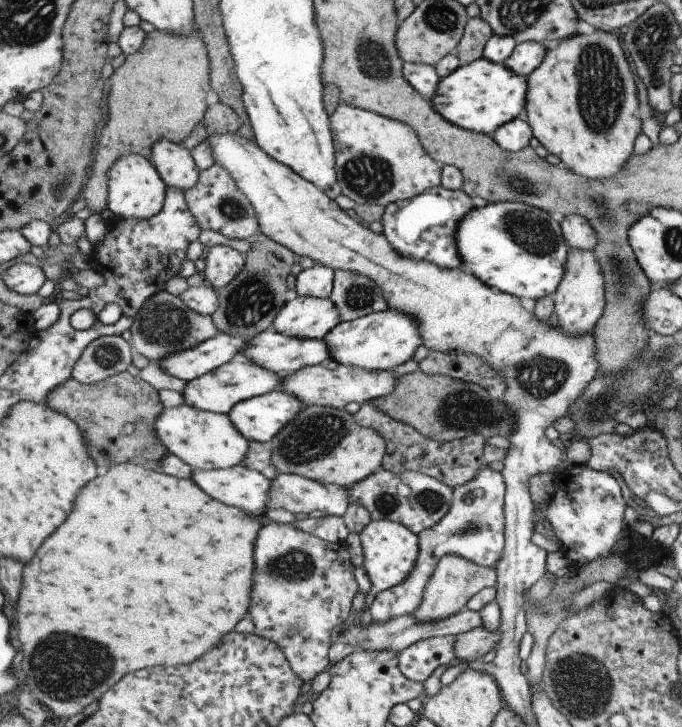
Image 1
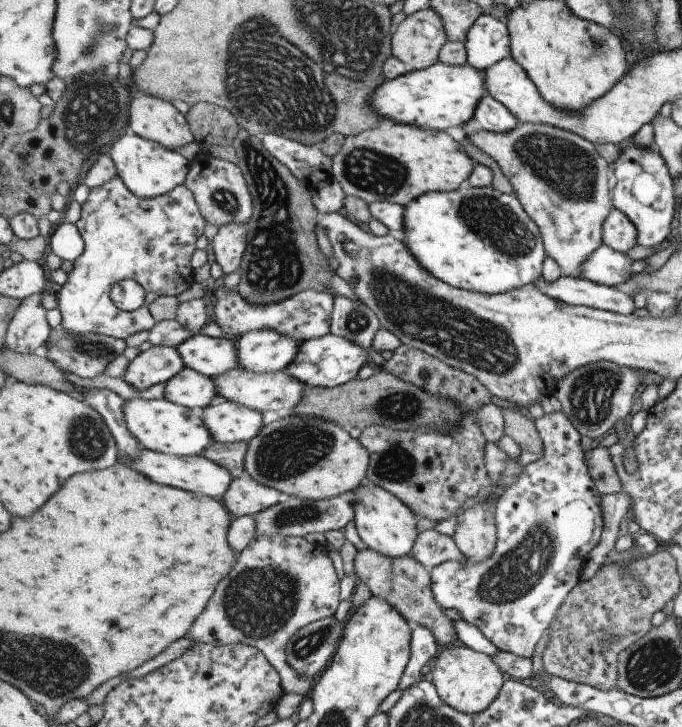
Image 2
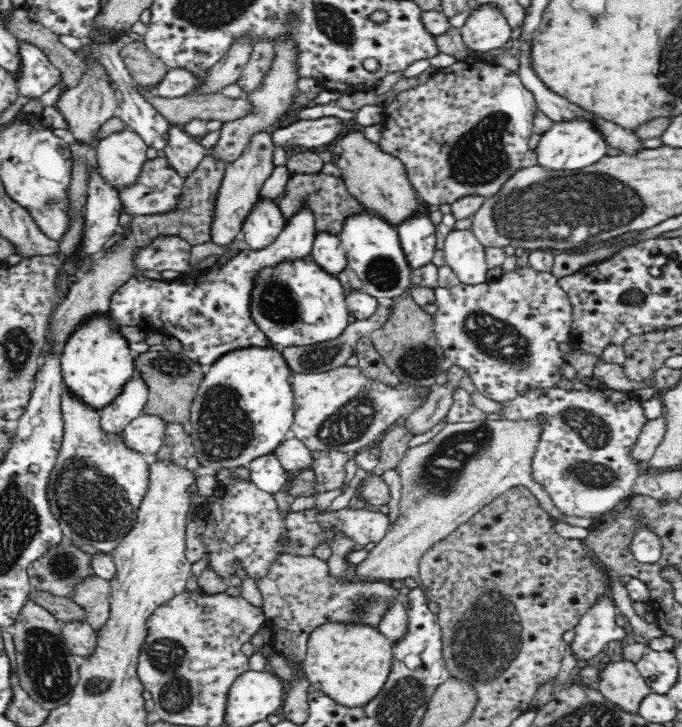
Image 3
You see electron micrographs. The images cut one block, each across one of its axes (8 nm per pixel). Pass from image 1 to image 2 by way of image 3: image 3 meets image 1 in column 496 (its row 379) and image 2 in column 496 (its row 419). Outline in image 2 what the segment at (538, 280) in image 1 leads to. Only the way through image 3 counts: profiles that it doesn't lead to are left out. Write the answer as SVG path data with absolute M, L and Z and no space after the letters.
M467 182L451 192L427 192L405 208L402 241L429 272L455 288L497 294L535 285L543 274L548 254L542 232L517 196L501 193L492 185L475 187Z

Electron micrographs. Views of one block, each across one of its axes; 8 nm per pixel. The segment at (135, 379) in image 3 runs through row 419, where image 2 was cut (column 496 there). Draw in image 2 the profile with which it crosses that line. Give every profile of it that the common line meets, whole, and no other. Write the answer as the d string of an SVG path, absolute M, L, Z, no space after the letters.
M488 92L485 98L479 102L475 119L483 128L487 128L489 132L495 132L495 134L507 134L507 132L515 130L521 123L515 114L511 114L511 110L507 106L493 98Z

